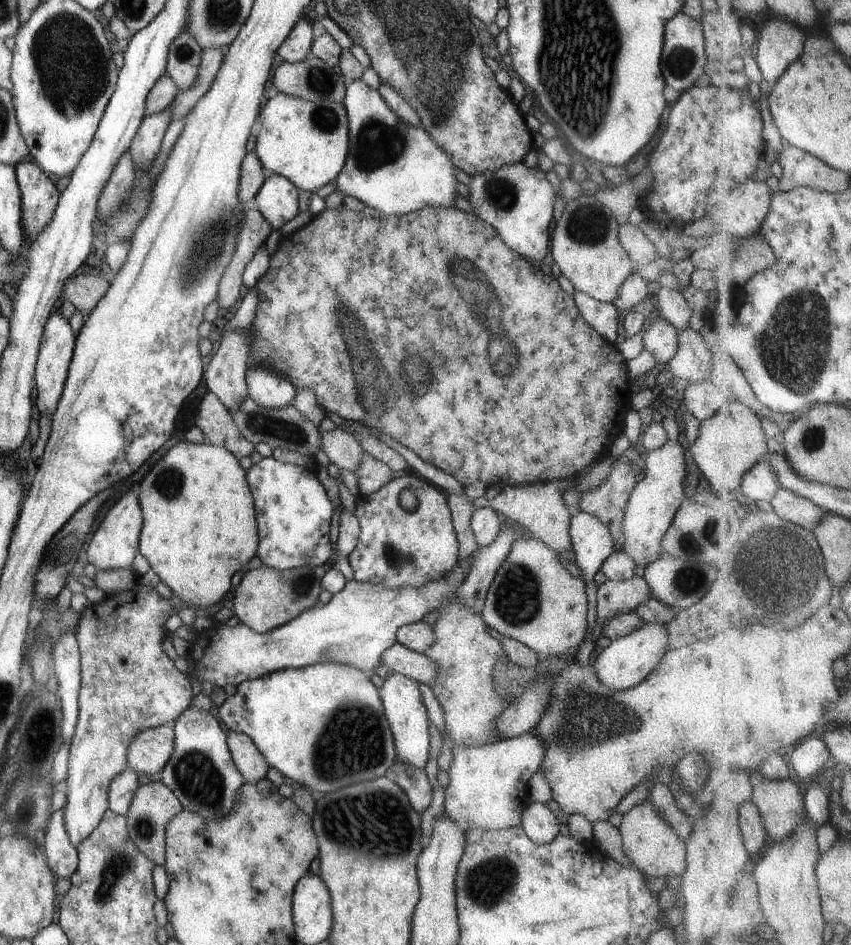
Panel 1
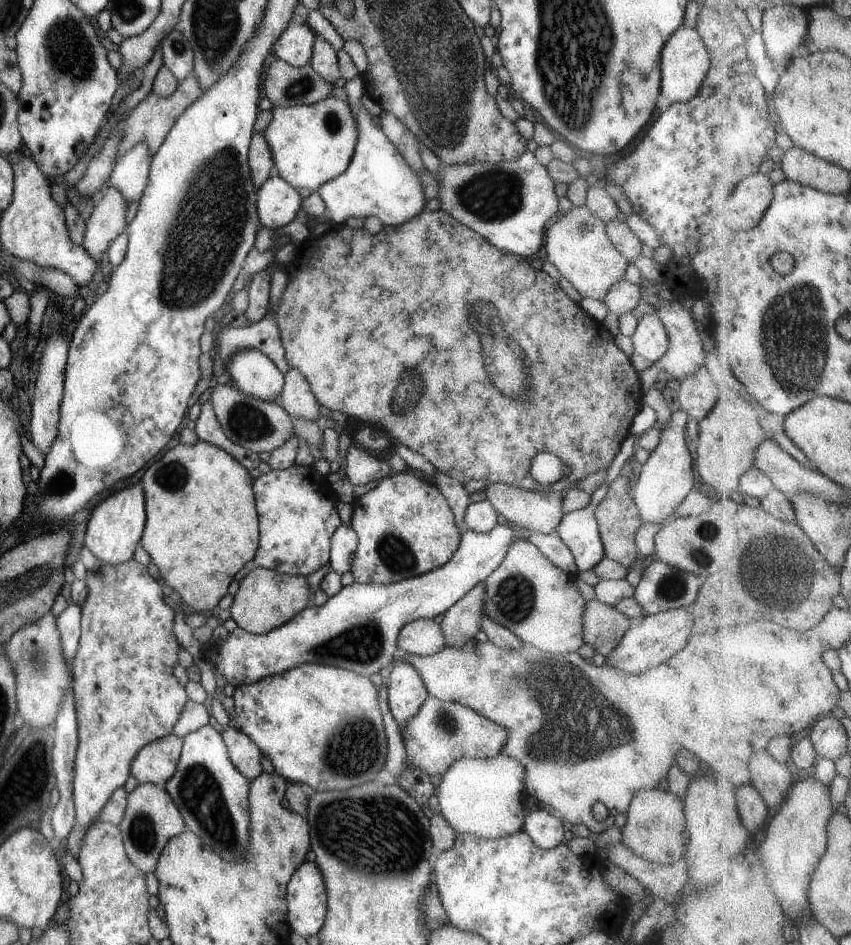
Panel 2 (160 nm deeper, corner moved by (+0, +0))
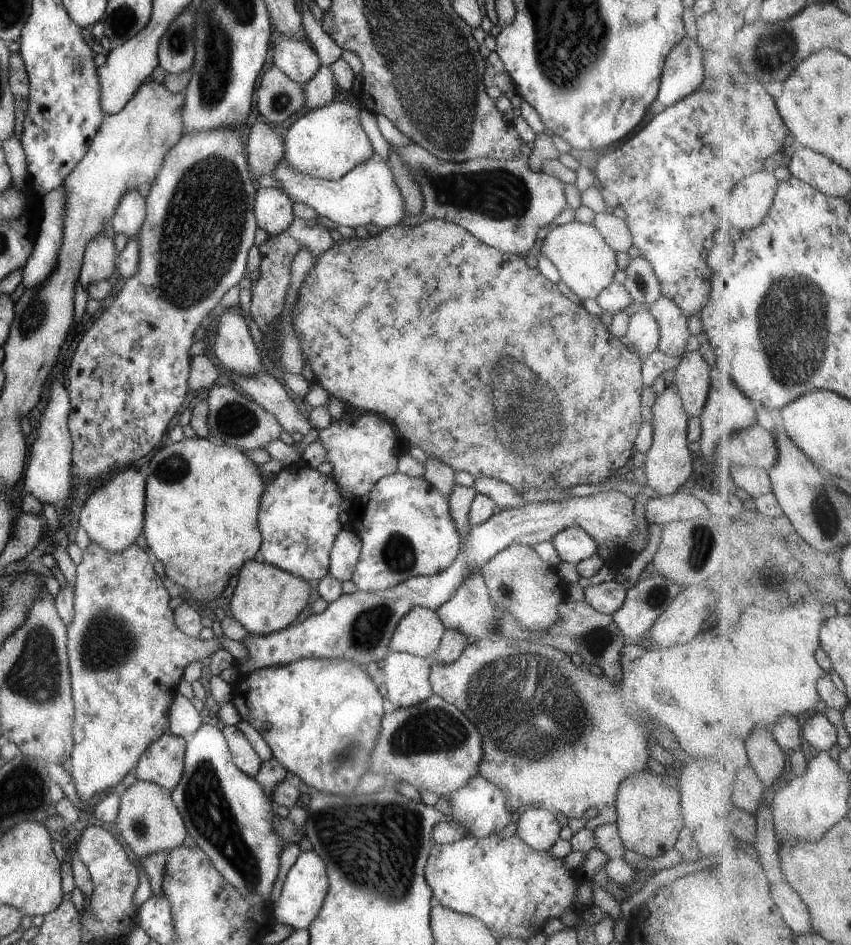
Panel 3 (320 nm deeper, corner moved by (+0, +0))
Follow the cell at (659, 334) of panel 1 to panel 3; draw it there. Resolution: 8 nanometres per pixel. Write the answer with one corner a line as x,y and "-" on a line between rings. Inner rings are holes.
632,308
630,310
629,324
624,336
627,338
627,346
634,350
639,356
649,356
653,350
657,349
659,342
659,326
649,314
642,308

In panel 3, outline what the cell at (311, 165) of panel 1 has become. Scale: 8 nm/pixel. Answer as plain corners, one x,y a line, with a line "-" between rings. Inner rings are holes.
331,101
297,118
282,134
283,159
286,160
286,165
297,171
299,175
336,181
354,166
364,163
373,151
367,135
359,125
360,109
357,102

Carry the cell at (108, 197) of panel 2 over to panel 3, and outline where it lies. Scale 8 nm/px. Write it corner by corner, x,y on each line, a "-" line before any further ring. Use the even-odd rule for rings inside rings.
102,232
86,244
78,274
78,282
83,290
92,282
110,280
116,274
116,254
112,240

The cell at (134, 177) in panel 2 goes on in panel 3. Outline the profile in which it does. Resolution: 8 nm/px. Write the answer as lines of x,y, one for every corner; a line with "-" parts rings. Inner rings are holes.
131,189
121,197
110,220
115,234
135,237
144,219
144,198
139,191

